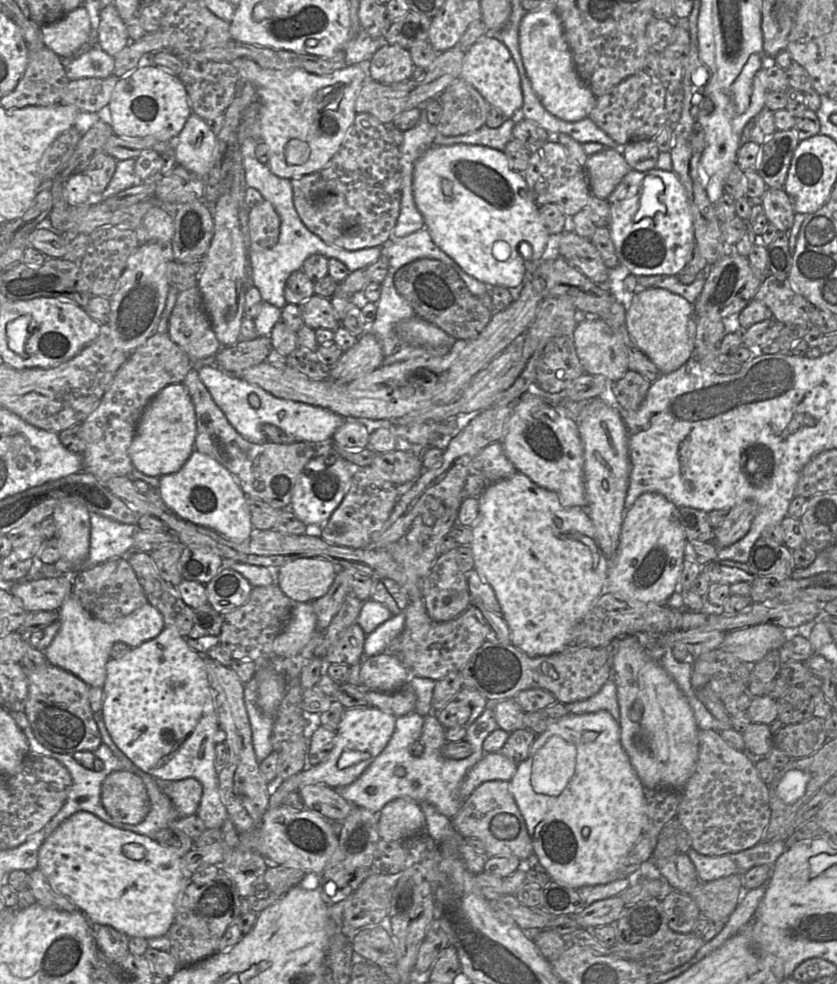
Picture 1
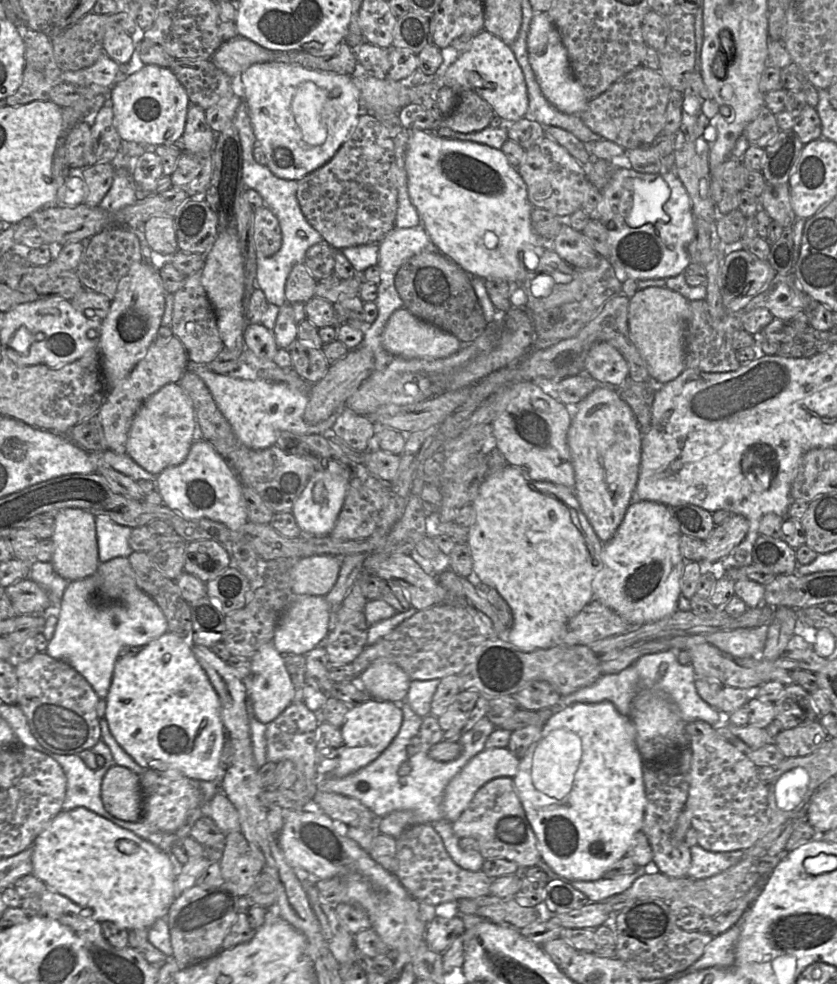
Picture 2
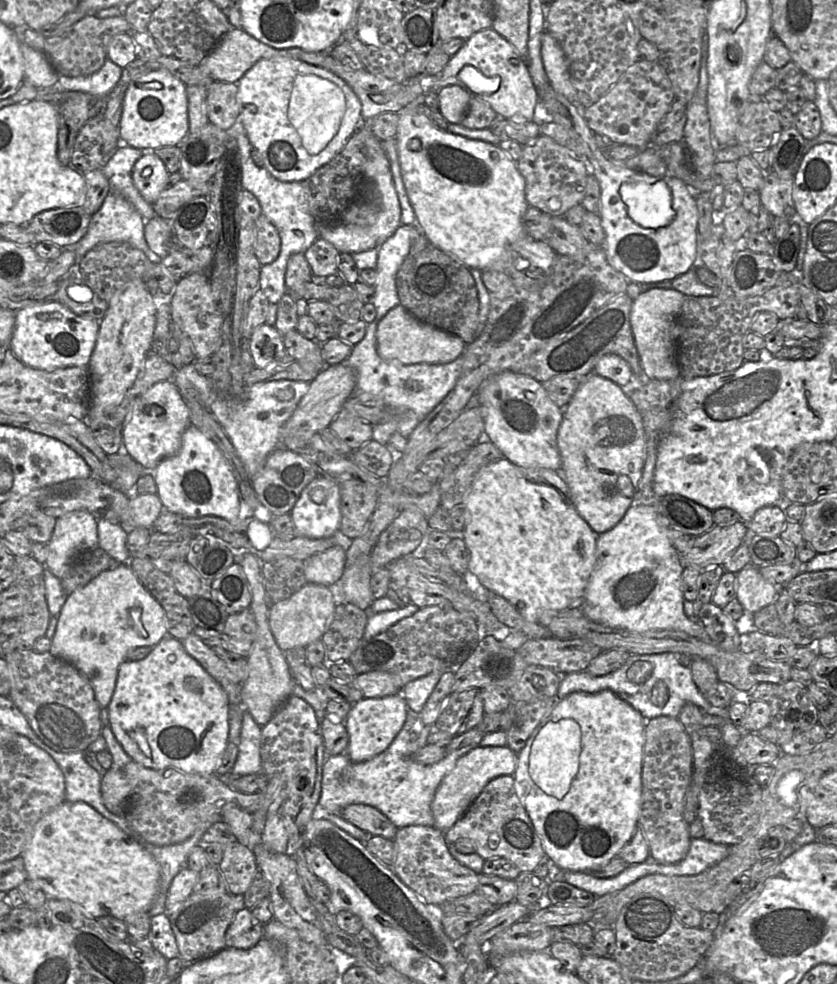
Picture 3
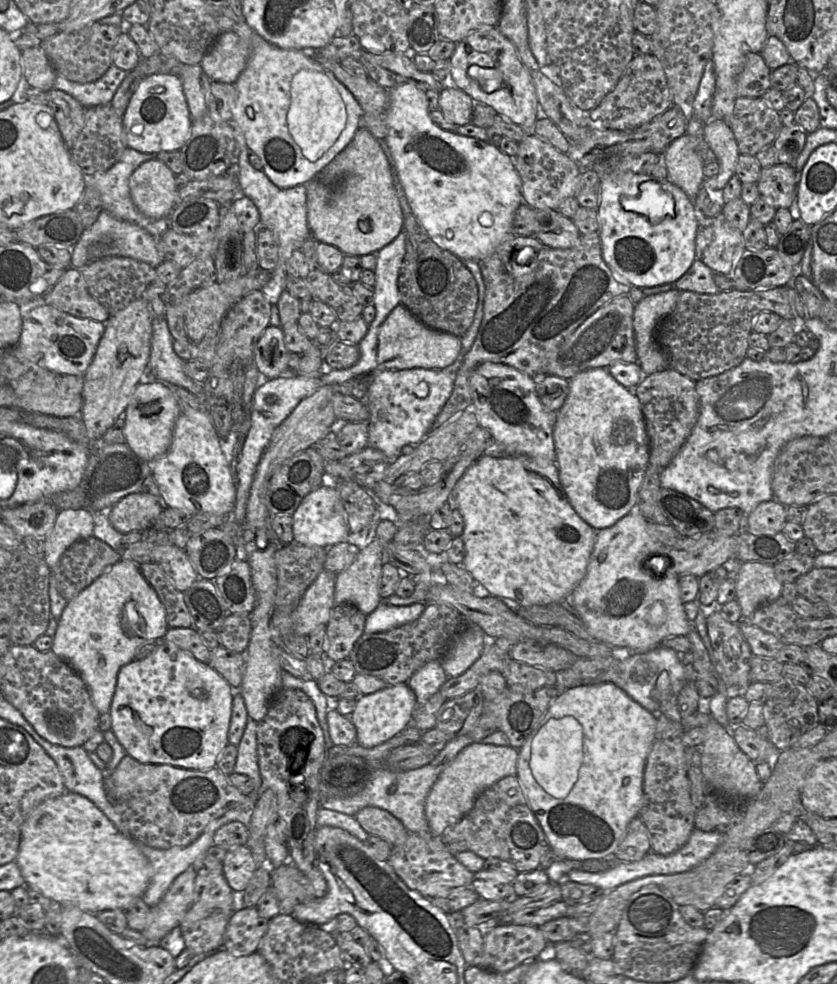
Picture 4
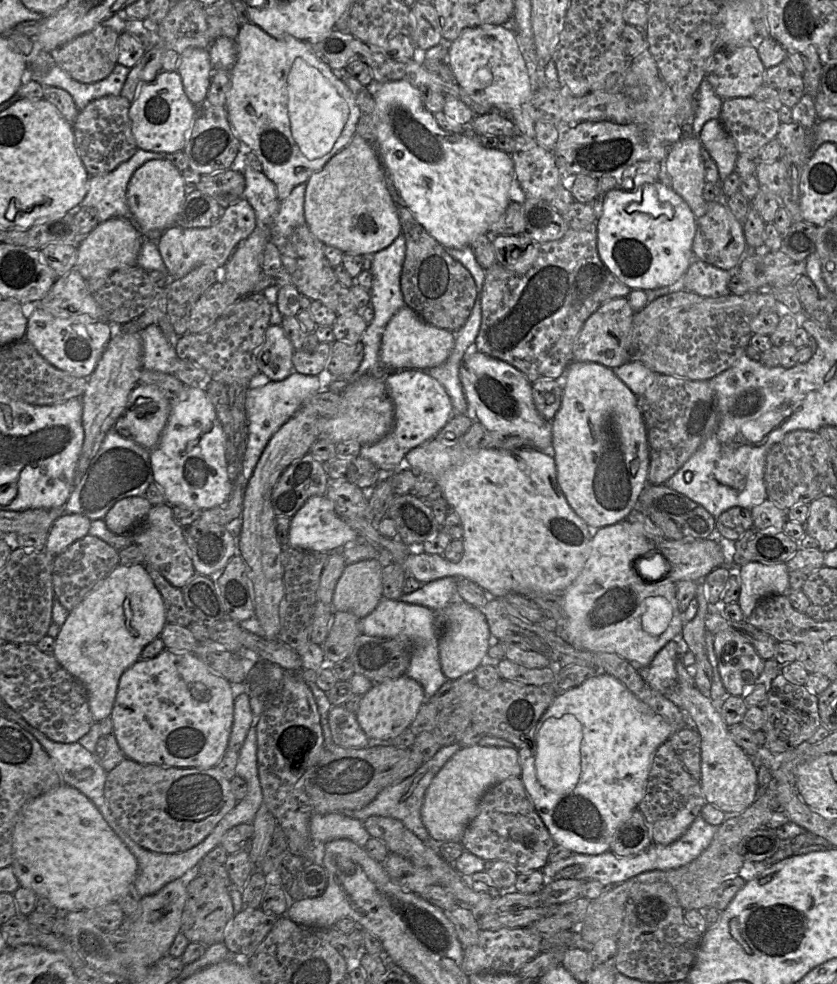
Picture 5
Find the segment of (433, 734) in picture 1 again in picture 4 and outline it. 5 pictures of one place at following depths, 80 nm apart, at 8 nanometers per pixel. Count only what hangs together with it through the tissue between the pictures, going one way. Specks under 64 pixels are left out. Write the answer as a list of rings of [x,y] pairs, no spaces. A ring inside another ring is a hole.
[[[396,735],[387,742],[373,748],[365,748],[359,744],[343,747],[333,746],[331,749],[327,750],[327,757],[338,755],[361,757],[369,763],[374,771],[364,788],[359,793],[346,798],[326,799],[322,801],[321,807],[353,817],[355,817],[358,811],[364,807],[377,807],[396,817],[408,832],[429,833],[431,830],[425,815],[427,796],[440,774],[453,762],[456,756],[464,748],[472,743],[473,742],[468,735],[454,738],[446,744],[446,746],[429,764],[421,768],[408,771],[394,771],[382,767],[382,763],[388,754],[392,750],[404,745],[402,735]]]

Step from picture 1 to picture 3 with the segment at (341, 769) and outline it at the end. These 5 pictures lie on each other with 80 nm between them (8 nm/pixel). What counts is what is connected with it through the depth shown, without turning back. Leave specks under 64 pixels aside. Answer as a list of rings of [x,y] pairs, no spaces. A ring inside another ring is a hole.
[[[401,693],[382,698],[363,698],[352,705],[344,720],[349,743],[345,754],[353,763],[369,760],[385,751],[401,731],[407,716],[407,703]]]

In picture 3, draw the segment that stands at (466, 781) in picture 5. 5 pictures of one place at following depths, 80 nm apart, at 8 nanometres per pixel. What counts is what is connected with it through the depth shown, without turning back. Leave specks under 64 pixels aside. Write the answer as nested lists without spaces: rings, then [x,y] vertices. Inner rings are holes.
[[[478,746],[461,756],[454,769],[444,777],[435,793],[431,804],[434,827],[443,833],[448,831],[492,779],[499,776],[513,775],[517,764],[518,754],[508,746]]]

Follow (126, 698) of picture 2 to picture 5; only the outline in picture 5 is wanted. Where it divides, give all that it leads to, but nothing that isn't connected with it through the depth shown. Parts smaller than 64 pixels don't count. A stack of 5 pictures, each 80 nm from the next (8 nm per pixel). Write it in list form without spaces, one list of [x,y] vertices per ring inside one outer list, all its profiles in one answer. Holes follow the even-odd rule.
[[[164,648],[158,655],[151,659],[139,659],[128,667],[120,676],[114,705],[111,711],[113,732],[117,743],[125,757],[141,764],[156,764],[164,767],[198,768],[207,769],[217,765],[224,752],[228,749],[228,741],[233,724],[234,698],[236,688],[220,674],[213,671],[206,663],[199,659],[193,652],[173,651]]]

